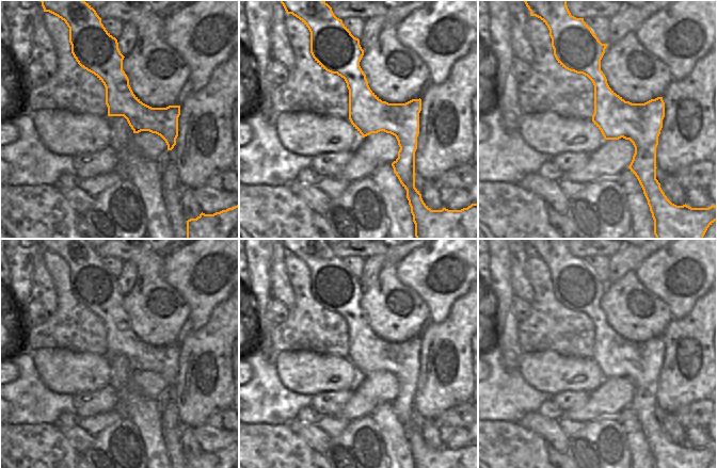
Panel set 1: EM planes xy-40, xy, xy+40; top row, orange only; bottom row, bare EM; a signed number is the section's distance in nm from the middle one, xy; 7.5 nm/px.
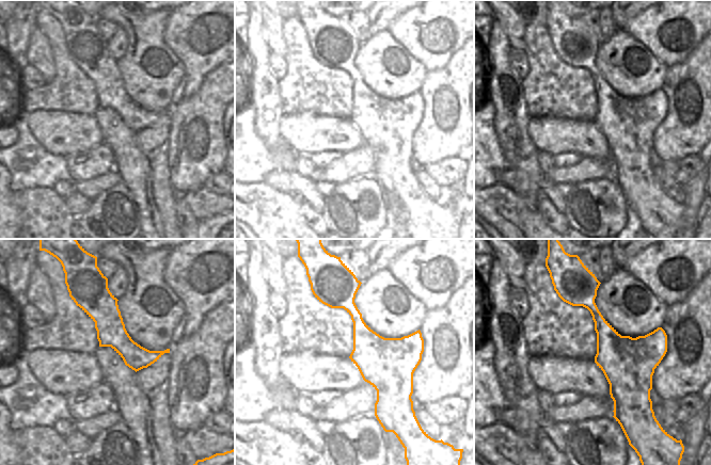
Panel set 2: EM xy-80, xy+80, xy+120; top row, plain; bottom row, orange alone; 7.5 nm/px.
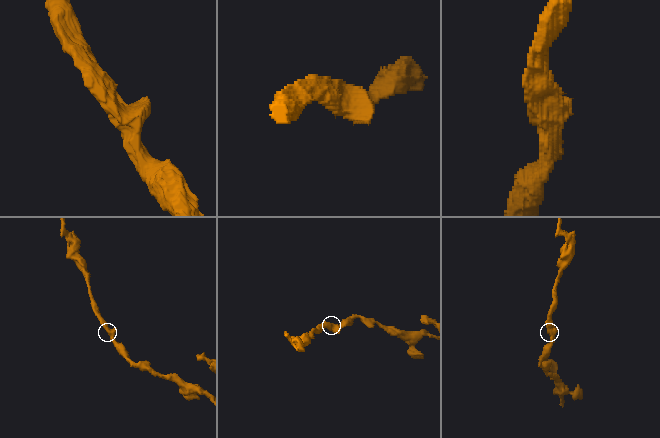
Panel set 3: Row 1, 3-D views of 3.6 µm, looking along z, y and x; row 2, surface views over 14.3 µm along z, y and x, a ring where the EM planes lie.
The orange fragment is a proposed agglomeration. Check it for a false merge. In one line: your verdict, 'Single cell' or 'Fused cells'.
Single cell.

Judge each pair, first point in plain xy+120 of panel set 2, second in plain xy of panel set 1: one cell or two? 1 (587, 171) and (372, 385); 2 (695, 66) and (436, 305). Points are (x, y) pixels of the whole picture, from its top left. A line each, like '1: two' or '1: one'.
1: one
2: two

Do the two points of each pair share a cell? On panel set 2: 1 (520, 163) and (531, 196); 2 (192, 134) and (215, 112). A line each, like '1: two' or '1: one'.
1: one
2: one

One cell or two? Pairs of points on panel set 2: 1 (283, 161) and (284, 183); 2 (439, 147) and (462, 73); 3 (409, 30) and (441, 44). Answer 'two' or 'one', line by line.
1: two
2: one
3: one

